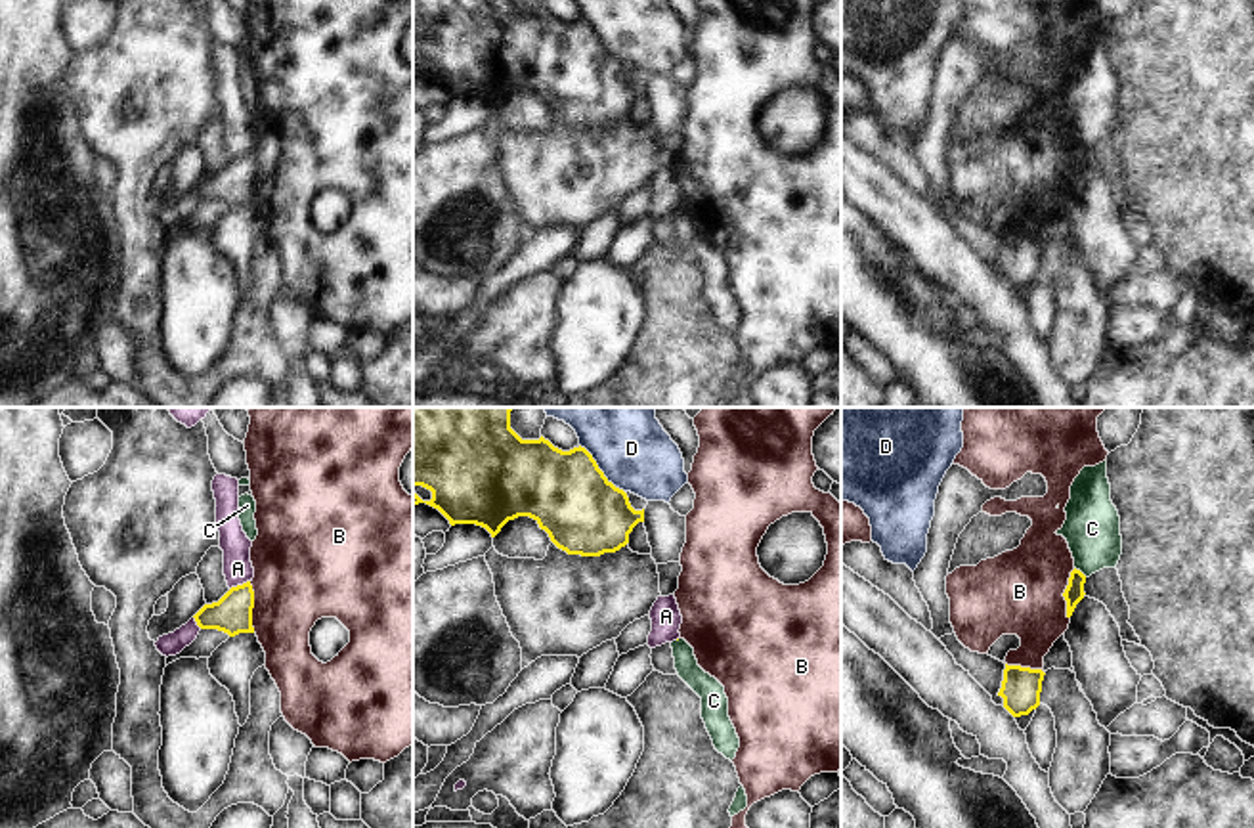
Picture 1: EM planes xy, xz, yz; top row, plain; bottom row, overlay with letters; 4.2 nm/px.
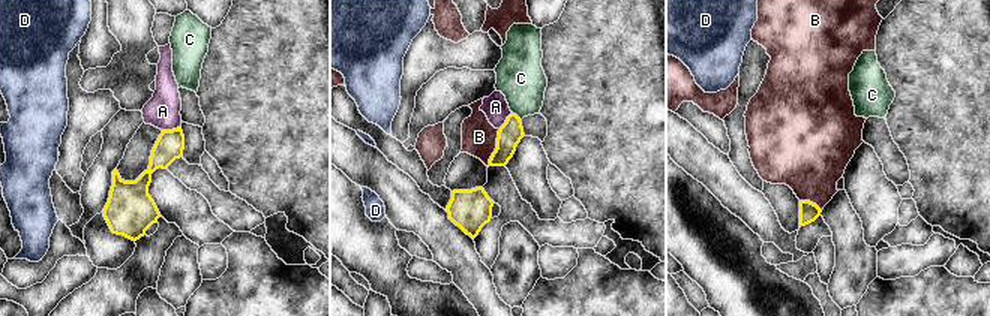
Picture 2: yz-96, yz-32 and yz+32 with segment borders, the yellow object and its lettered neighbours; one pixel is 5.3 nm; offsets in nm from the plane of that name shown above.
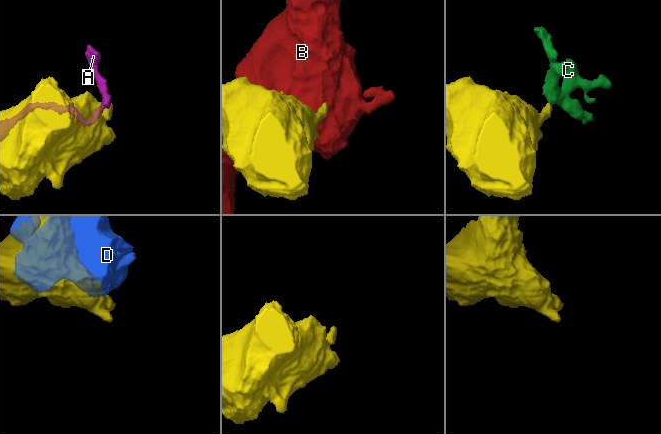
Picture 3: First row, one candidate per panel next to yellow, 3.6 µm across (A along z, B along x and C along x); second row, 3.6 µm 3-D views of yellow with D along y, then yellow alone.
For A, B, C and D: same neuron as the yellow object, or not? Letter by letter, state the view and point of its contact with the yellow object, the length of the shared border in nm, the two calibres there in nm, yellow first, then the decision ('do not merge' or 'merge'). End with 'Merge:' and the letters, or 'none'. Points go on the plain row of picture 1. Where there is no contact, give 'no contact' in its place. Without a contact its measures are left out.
A: meets yellow in xy at (239, 157); contact 100 nm long; 160 nm thick on the yellow side, 130 nm on the other; do not merge
B: meets yellow in yz at (1063, 165); contact 220 nm long; 80 nm thick on the yellow side, 360 nm on the other; do not merge
C: meets yellow in yz at (1079, 142); contact 70 nm long; 80 nm thick on the yellow side, 240 nm on the other; do not merge
D: meets yellow in xz at (599, 41); contact 280 nm long; 340 nm thick on the yellow side, 280 nm on the other; do not merge
Merge: none

